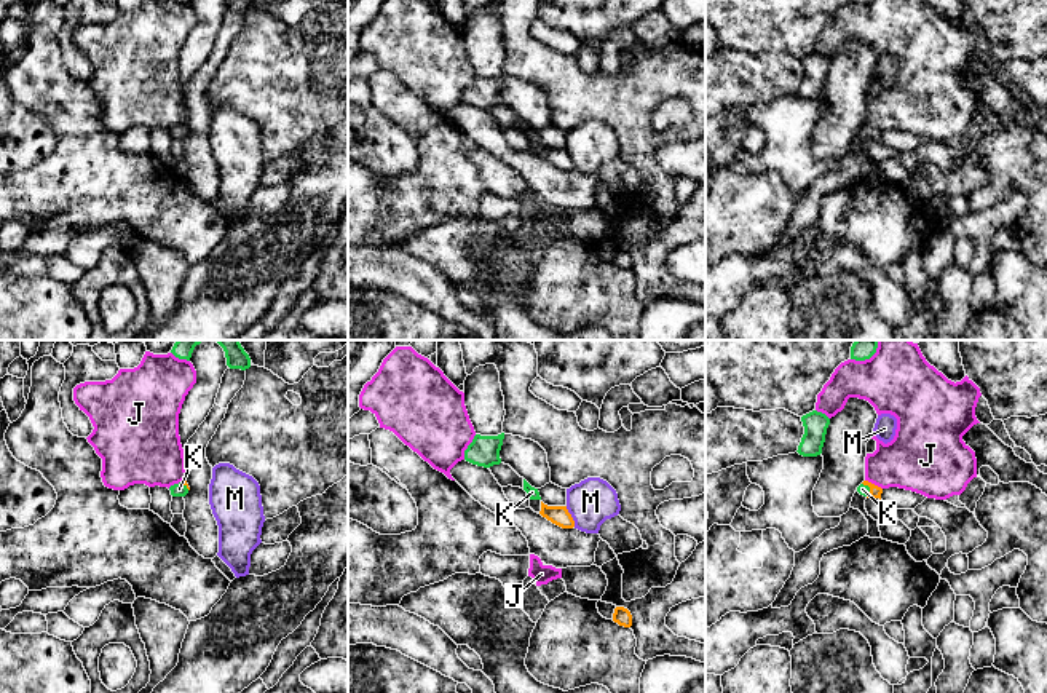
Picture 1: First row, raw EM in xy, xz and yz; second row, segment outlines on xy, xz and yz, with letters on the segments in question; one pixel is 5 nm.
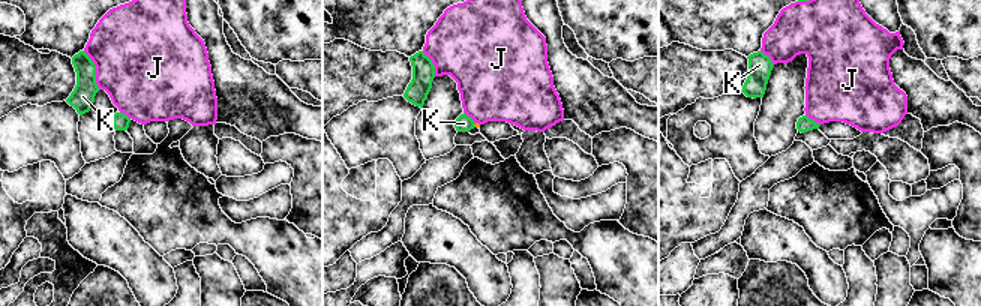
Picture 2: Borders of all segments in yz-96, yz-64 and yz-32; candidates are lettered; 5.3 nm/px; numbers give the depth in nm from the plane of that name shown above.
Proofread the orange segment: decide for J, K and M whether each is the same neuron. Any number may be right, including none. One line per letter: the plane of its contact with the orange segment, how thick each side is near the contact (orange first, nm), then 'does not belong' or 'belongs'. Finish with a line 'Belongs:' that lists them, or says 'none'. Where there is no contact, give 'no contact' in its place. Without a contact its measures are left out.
J: meets orange in yz; 60 nm thick on the orange side, 320 nm on the other; does not belong
K: meets orange in yz; 60 nm thick on the orange side, 50 nm on the other; belongs
M: meets orange in xz; 100 nm thick on the orange side, 240 nm on the other; does not belong
Belongs: K

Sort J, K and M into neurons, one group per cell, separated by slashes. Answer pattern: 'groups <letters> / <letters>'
groups J / K / M

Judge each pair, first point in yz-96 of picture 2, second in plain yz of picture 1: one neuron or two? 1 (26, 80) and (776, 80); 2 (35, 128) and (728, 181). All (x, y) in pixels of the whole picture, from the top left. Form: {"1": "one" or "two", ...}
{"1": "one", "2": "two"}

